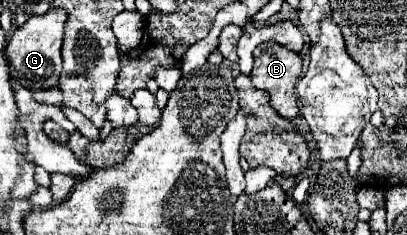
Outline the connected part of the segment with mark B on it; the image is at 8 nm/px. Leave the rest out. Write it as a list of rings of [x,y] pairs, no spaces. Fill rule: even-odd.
[[[262,42],[254,50],[254,68],[252,68],[252,84],[270,94],[272,108],[282,116],[292,120],[298,114],[298,100],[296,100],[296,80],[302,74],[302,56],[278,42]]]

